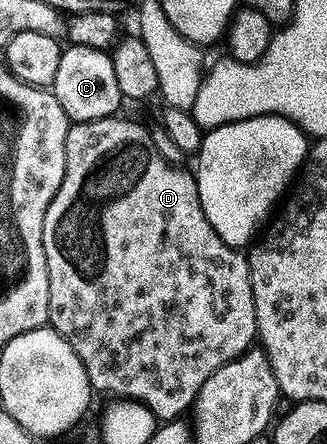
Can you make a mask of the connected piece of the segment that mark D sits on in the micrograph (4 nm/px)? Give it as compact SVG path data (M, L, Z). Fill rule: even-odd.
M114 117L94 123L73 123L67 137L67 169L63 185L47 209L47 221L43 221L43 249L47 253L47 269L51 281L49 302L49 326L58 331L75 349L83 369L87 369L89 383L94 392L113 395L114 400L142 403L159 421L177 421L185 410L196 404L199 393L219 369L231 365L248 353L258 342L255 293L251 285L249 260L236 247L229 247L215 233L207 213L203 213L203 201L199 197L196 178L180 166L168 163L155 145L150 128L140 127L129 119Z

